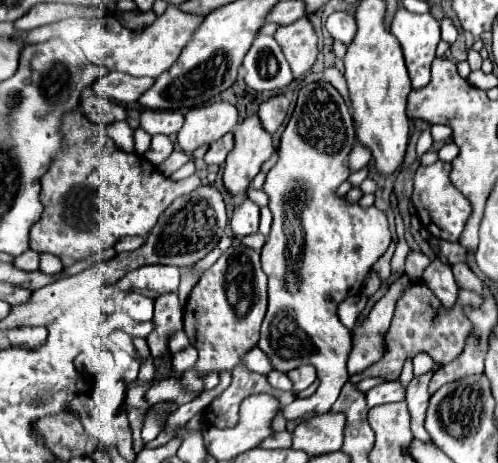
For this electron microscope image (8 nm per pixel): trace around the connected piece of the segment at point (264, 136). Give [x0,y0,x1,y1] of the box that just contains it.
[224,114,272,196]

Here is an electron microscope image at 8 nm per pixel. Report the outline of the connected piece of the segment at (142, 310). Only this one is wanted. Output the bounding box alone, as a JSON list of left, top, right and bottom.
[122,292,154,322]

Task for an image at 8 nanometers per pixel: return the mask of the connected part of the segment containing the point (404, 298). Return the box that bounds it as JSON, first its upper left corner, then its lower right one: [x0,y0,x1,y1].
[349,280,482,384]

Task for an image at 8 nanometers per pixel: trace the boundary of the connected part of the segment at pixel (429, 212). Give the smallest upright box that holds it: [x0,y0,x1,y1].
[412,160,472,242]

